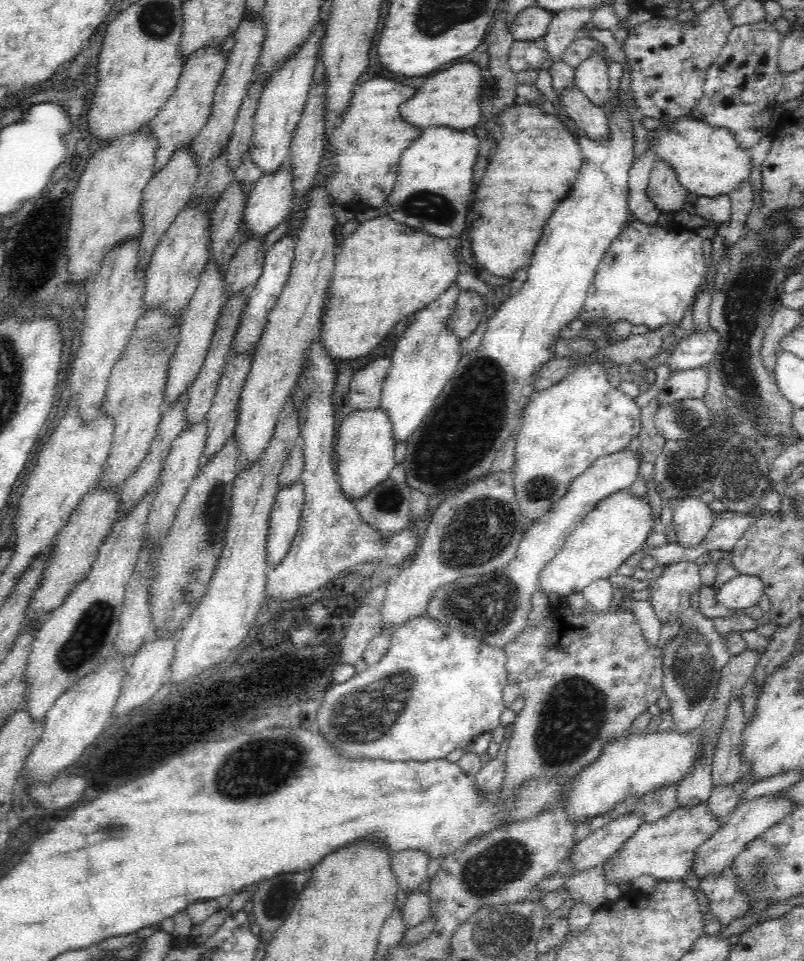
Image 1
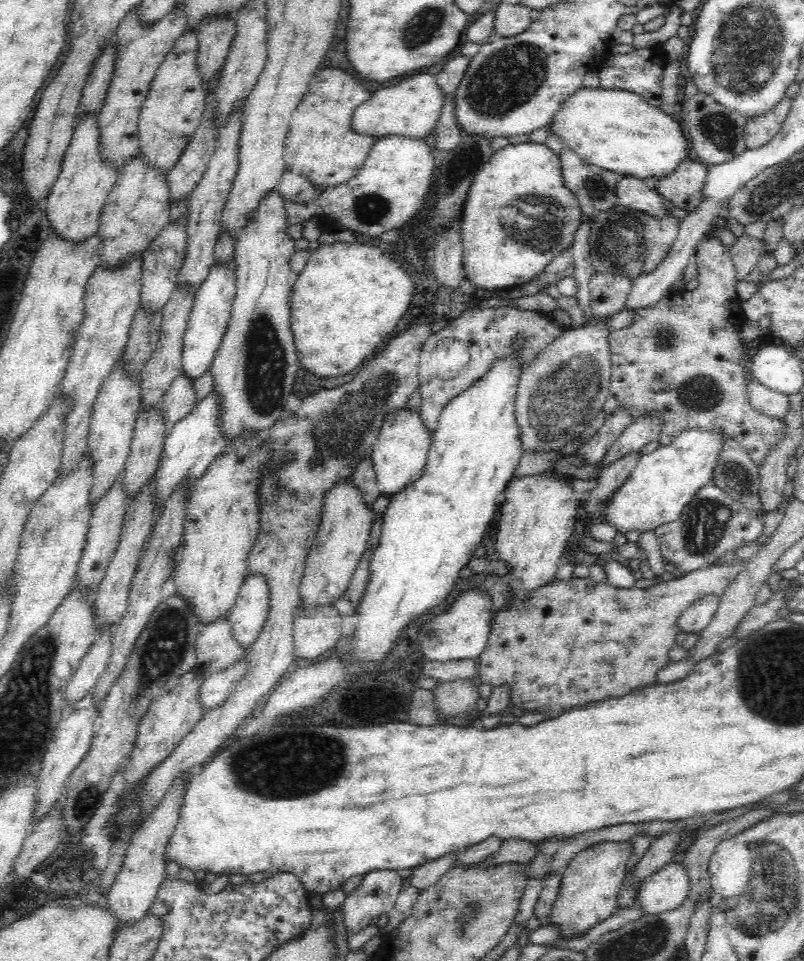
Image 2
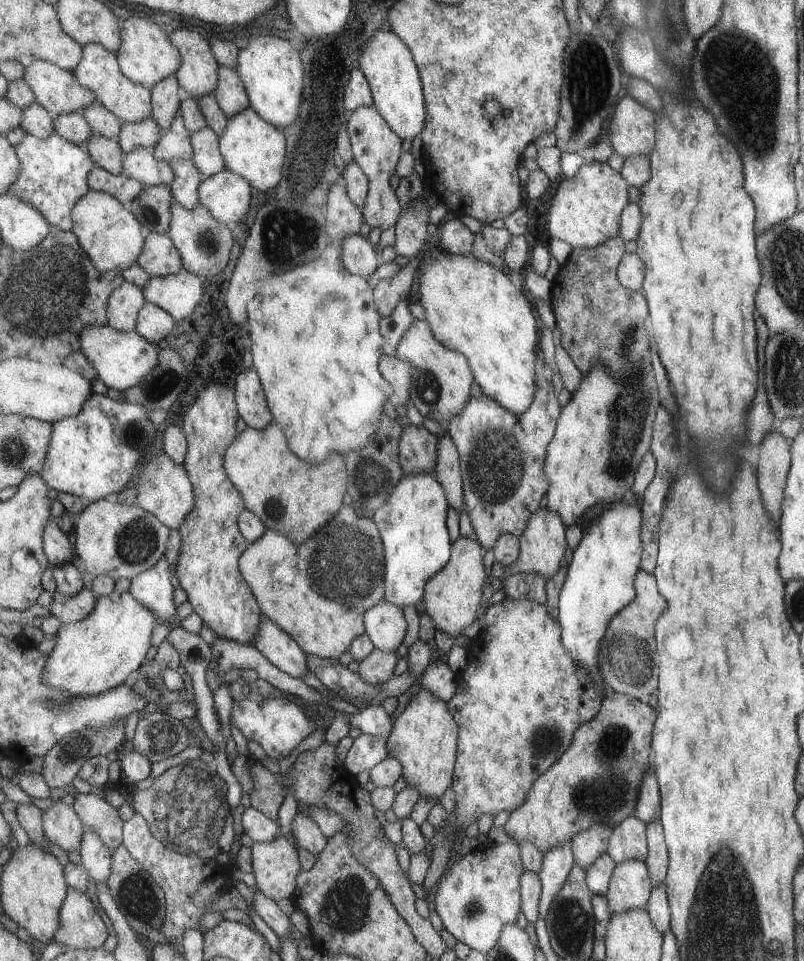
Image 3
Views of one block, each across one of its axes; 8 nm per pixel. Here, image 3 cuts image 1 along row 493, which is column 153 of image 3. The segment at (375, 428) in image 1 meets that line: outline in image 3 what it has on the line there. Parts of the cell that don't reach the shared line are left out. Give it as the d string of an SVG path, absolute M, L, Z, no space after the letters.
M106 325L105 327L91 326L82 333L81 343L82 351L97 370L100 380L103 381L107 388L120 391L121 393L125 393L130 387L138 385L138 383L146 377L146 373L154 369L158 363L159 347L157 344L151 343L135 330L119 331L110 325Z

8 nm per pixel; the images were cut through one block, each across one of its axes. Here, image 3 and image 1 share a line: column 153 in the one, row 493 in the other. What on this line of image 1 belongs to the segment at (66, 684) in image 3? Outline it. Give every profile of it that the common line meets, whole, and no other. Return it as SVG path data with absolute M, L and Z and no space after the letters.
M618 492L607 497L605 500L599 502L595 506L594 511L591 511L583 520L578 524L577 528L566 538L564 546L553 560L543 568L537 578L537 590L541 590L542 594L547 597L558 596L564 599L571 594L578 594L582 592L586 586L593 583L595 580L608 579L610 575L616 574L617 569L639 549L644 548L645 541L651 534L653 527L651 520L651 509L644 500L638 498L630 498L626 492Z

